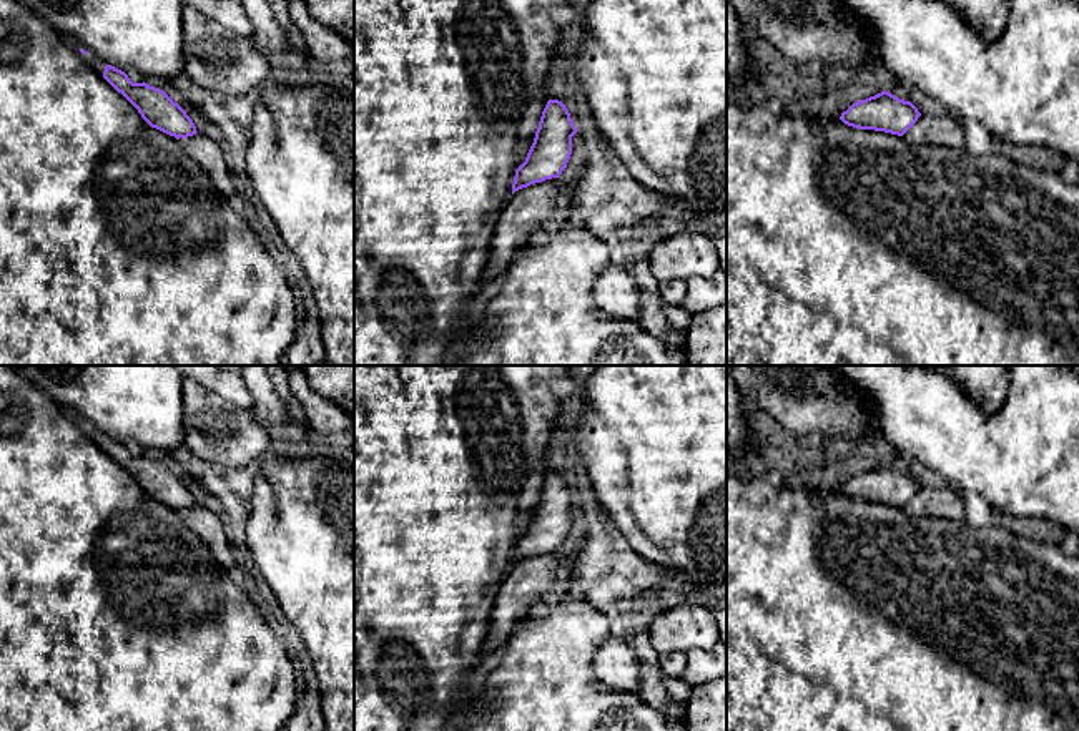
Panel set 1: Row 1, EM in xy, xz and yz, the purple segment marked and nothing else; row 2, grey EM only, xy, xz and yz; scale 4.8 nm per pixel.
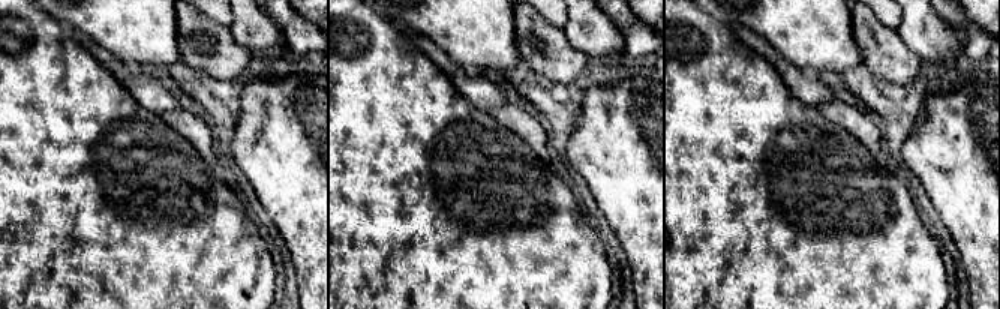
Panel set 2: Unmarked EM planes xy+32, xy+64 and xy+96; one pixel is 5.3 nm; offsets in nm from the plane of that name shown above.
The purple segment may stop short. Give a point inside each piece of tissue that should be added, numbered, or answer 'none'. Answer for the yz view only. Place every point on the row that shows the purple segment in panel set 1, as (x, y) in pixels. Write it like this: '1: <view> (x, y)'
none

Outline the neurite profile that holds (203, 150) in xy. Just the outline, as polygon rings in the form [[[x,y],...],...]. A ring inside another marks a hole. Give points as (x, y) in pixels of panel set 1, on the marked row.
[[[196,133],[188,138],[180,138],[178,141],[186,155],[191,156],[204,169],[214,186],[226,198],[236,196],[233,174],[226,166],[226,155],[211,138]]]

